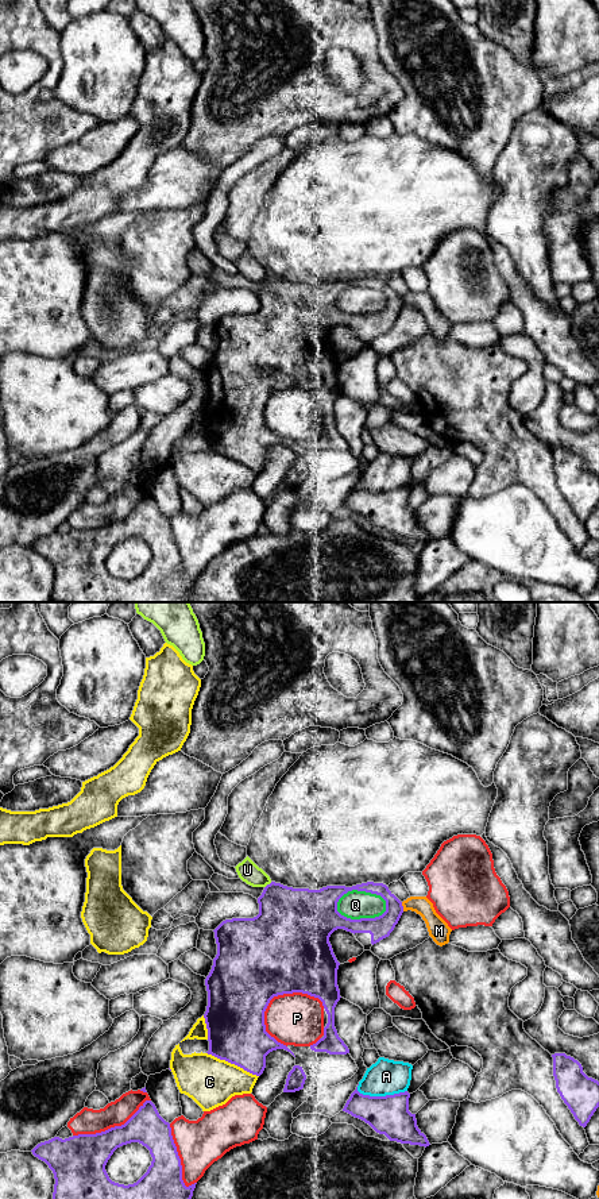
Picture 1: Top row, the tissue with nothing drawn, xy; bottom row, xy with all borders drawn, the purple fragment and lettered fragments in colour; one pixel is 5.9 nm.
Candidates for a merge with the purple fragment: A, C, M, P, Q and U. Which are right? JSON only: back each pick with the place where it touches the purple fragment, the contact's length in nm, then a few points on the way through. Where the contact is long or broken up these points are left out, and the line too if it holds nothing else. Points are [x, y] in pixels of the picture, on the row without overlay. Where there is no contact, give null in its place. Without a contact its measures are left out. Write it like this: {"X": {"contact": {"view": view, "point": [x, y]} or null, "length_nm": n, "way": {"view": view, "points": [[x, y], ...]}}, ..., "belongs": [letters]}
{"belongs": []}

